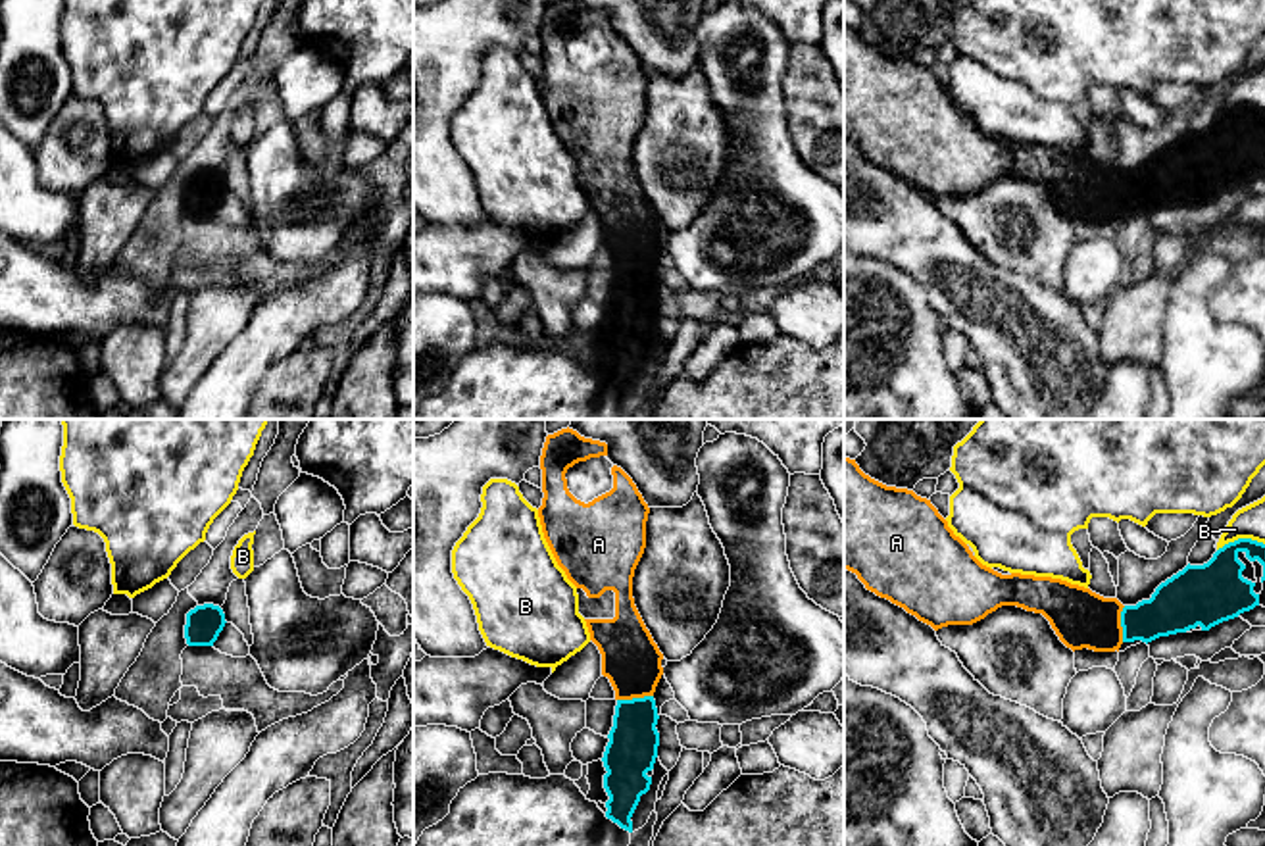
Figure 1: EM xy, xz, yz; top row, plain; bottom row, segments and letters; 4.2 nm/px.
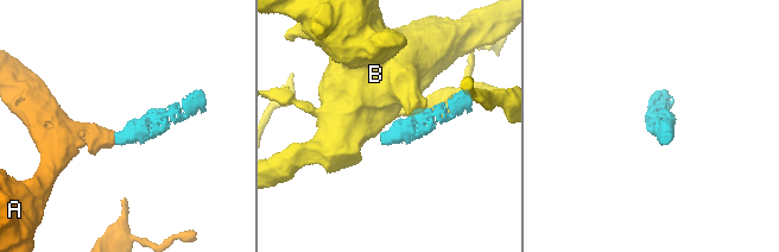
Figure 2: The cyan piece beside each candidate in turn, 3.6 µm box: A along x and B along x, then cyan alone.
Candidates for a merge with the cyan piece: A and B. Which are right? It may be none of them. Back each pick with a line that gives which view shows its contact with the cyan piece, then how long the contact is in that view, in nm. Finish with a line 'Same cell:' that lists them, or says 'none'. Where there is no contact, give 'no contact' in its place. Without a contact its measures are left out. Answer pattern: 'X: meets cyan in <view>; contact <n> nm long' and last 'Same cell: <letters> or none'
A: meets cyan in xz; contact 150 nm long
Same cell: A

